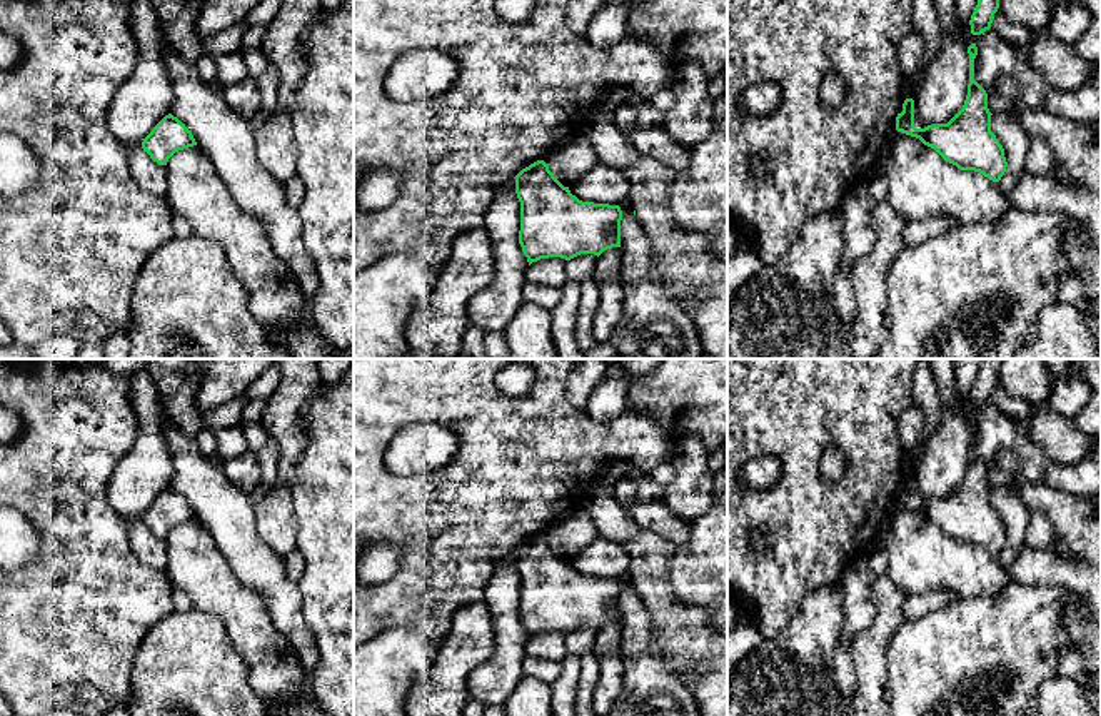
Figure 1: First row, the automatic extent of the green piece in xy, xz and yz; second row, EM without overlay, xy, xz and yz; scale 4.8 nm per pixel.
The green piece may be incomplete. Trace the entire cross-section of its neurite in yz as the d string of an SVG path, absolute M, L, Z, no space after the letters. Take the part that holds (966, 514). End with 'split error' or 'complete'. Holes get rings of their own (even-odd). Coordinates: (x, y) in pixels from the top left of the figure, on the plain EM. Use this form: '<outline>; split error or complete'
M976 417L968 421L969 457L963 482L948 496L928 499L914 486L914 474L906 472L896 491L896 504L919 512L959 544L974 544L993 556L999 556L1008 536L1004 522L991 506L988 467L974 454Z; split error

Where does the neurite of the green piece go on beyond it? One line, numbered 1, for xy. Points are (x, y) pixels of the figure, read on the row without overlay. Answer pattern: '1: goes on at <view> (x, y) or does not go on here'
1: does not go on here

